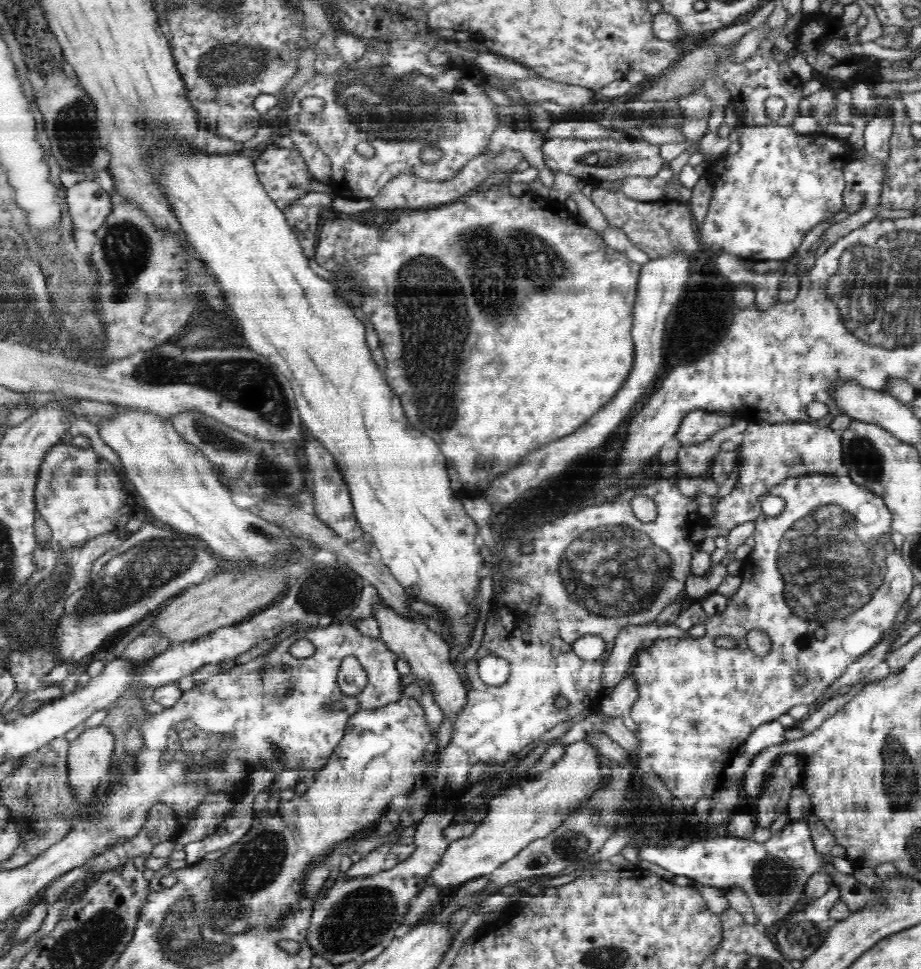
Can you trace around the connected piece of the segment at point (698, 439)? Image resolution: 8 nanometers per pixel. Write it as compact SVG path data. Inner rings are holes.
M697 409L684 416L676 432L676 438L680 446L701 443L732 424L733 420L731 415L724 412Z

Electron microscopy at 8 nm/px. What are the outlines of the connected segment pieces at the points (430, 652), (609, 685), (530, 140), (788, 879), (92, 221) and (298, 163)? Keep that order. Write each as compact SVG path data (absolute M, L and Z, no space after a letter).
M384 602L374 606L374 616L380 629L379 639L383 640L384 646L397 654L398 659L406 660L411 666L411 672L418 674L417 678L424 680L428 688L432 690L432 696L436 704L446 718L452 722L458 722L458 716L466 710L468 691L462 686L460 676L454 670L454 664L450 662L450 649L444 640L440 640L440 635L428 629L425 622L421 620L410 621L398 615L392 608Z
M652 622L652 624L642 624L639 627L623 628L616 637L614 648L603 668L604 694L610 694L613 688L630 672L634 664L633 659L643 648L641 645L644 642L666 638L686 638L686 636L688 633L674 624L658 626Z
M512 123L508 128L499 128L492 132L487 146L489 154L500 154L504 150L518 150L531 166L536 167L540 174L538 179L550 189L554 186L555 178L544 162L542 152L546 142L542 132L531 128L526 123Z
M805 820L788 823L774 833L768 840L755 841L752 838L726 836L716 834L716 838L694 841L684 848L658 848L658 846L642 846L638 857L658 864L670 871L674 876L685 876L699 884L714 887L718 890L742 888L750 898L756 918L766 928L776 926L804 900L804 888L811 877L832 865L843 876L852 876L854 867L846 857L820 853L812 842L810 827Z
M80 181L66 190L66 204L75 228L95 233L112 212L111 196L95 181Z
M267 148L255 161L255 171L279 209L289 207L309 191L314 180L296 148Z

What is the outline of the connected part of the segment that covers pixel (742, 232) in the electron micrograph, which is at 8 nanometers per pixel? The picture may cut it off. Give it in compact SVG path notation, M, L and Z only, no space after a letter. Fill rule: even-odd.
M734 123L732 125L741 125L741 132L738 139L741 147L738 152L734 154L730 153L724 156L719 156L713 161L710 161L706 176L710 184L712 184L713 190L707 215L703 220L701 230L698 233L698 240L703 247L710 248L714 252L718 250L719 255L734 255L740 259L746 259L753 264L766 260L786 260L795 255L809 230L812 230L816 224L820 224L820 222L824 221L826 218L830 218L830 216L833 216L842 210L843 192L846 186L846 183L844 183L843 171L846 169L846 165L855 159L855 148L852 150L844 150L844 139L841 139L840 137L826 138L826 134L824 136L818 136L816 132L807 134L796 133L792 125L750 126L741 123Z

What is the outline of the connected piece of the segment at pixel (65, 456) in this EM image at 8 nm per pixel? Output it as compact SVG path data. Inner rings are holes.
M69 442L56 444L40 464L35 486L35 503L38 516L46 520L53 533L53 541L68 550L80 546L96 536L115 533L125 528L128 517L134 512L133 498L126 493L114 465L96 454L92 448L76 448Z

